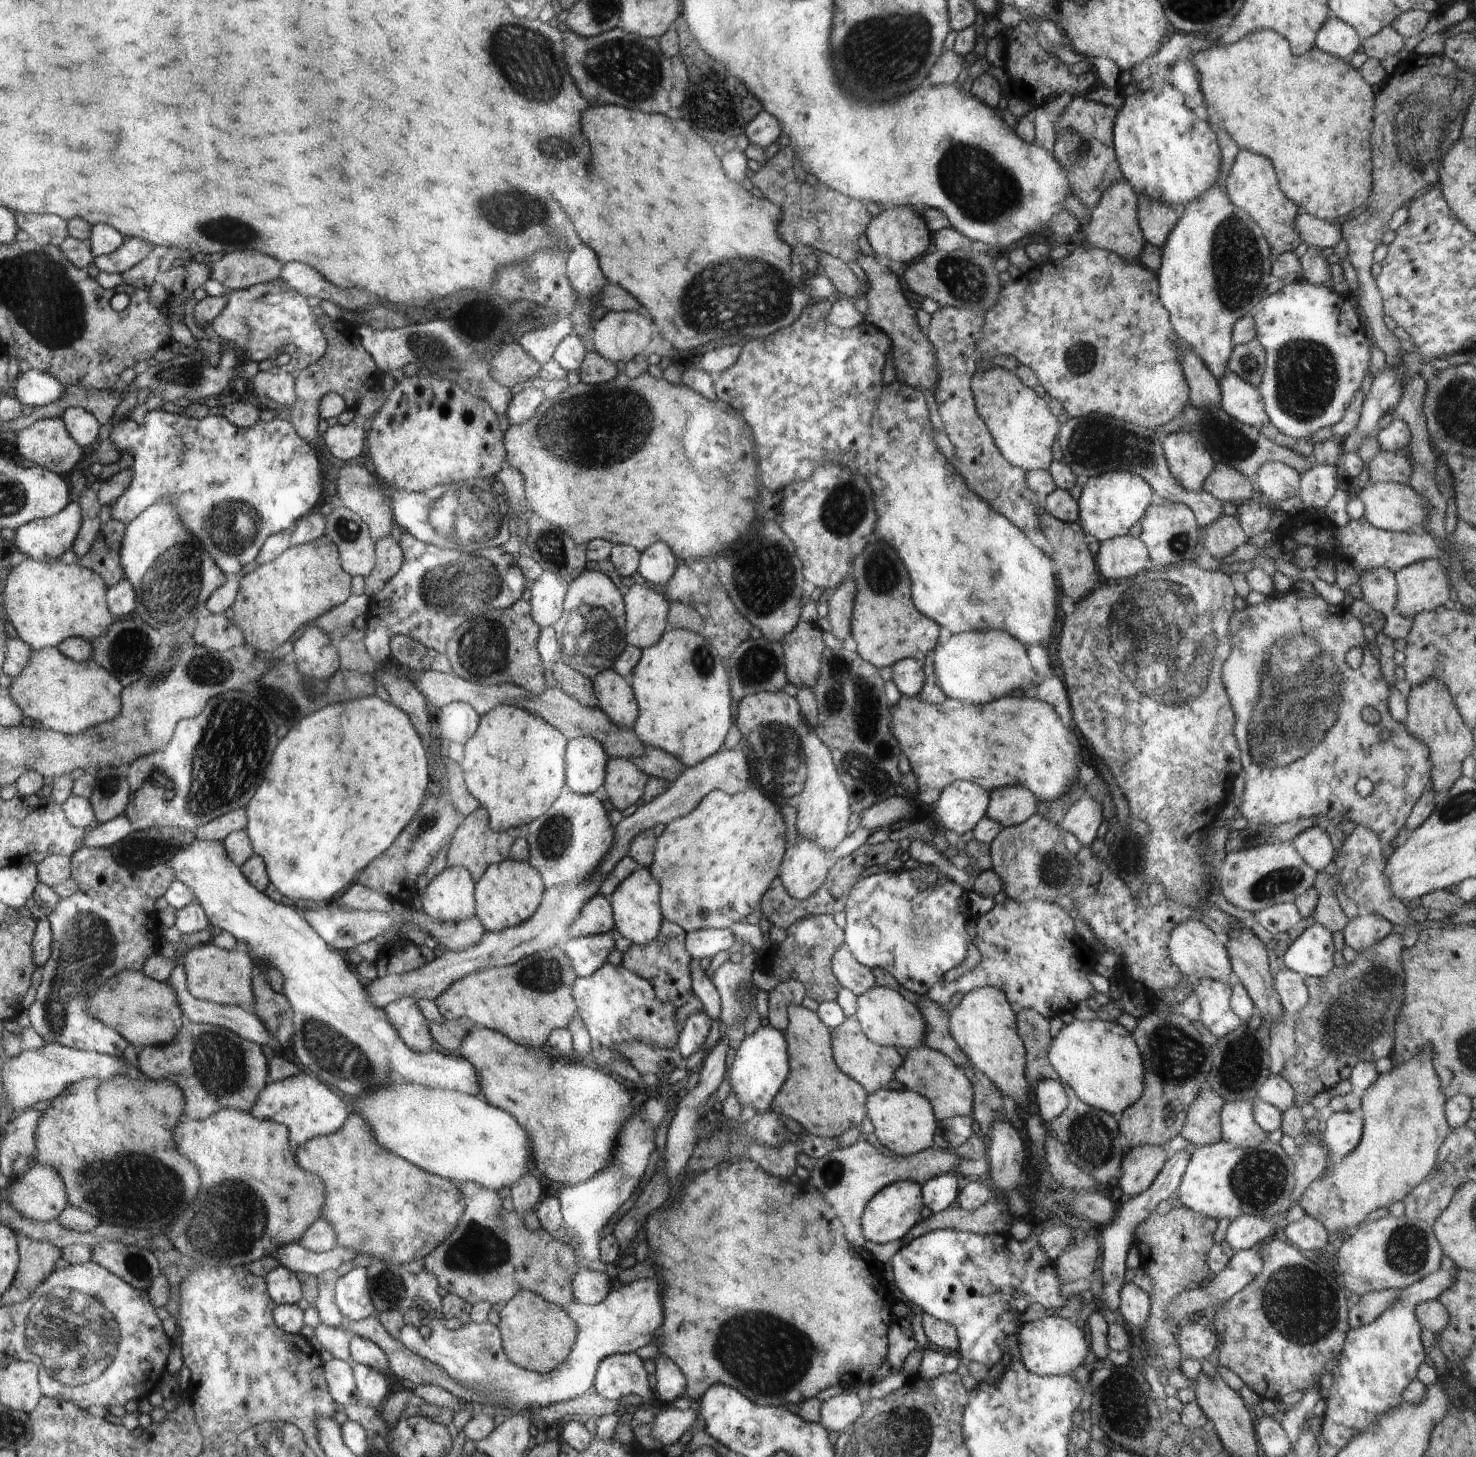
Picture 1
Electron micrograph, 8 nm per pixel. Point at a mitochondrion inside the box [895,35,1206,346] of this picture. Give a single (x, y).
(986, 191)

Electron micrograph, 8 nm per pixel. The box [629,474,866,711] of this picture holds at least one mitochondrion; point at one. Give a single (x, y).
(762, 595)

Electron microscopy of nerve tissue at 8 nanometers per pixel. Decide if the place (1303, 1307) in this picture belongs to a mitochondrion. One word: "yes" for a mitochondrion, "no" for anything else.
yes

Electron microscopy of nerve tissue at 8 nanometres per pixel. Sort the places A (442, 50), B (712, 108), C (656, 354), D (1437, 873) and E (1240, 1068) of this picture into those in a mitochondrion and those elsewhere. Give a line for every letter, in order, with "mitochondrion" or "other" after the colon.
A: other
B: mitochondrion
C: other
D: other
E: mitochondrion

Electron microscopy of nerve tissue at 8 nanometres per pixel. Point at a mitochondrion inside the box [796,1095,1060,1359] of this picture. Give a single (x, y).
(832, 1172)

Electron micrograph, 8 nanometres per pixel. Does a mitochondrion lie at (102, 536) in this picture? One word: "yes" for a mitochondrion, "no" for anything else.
no

